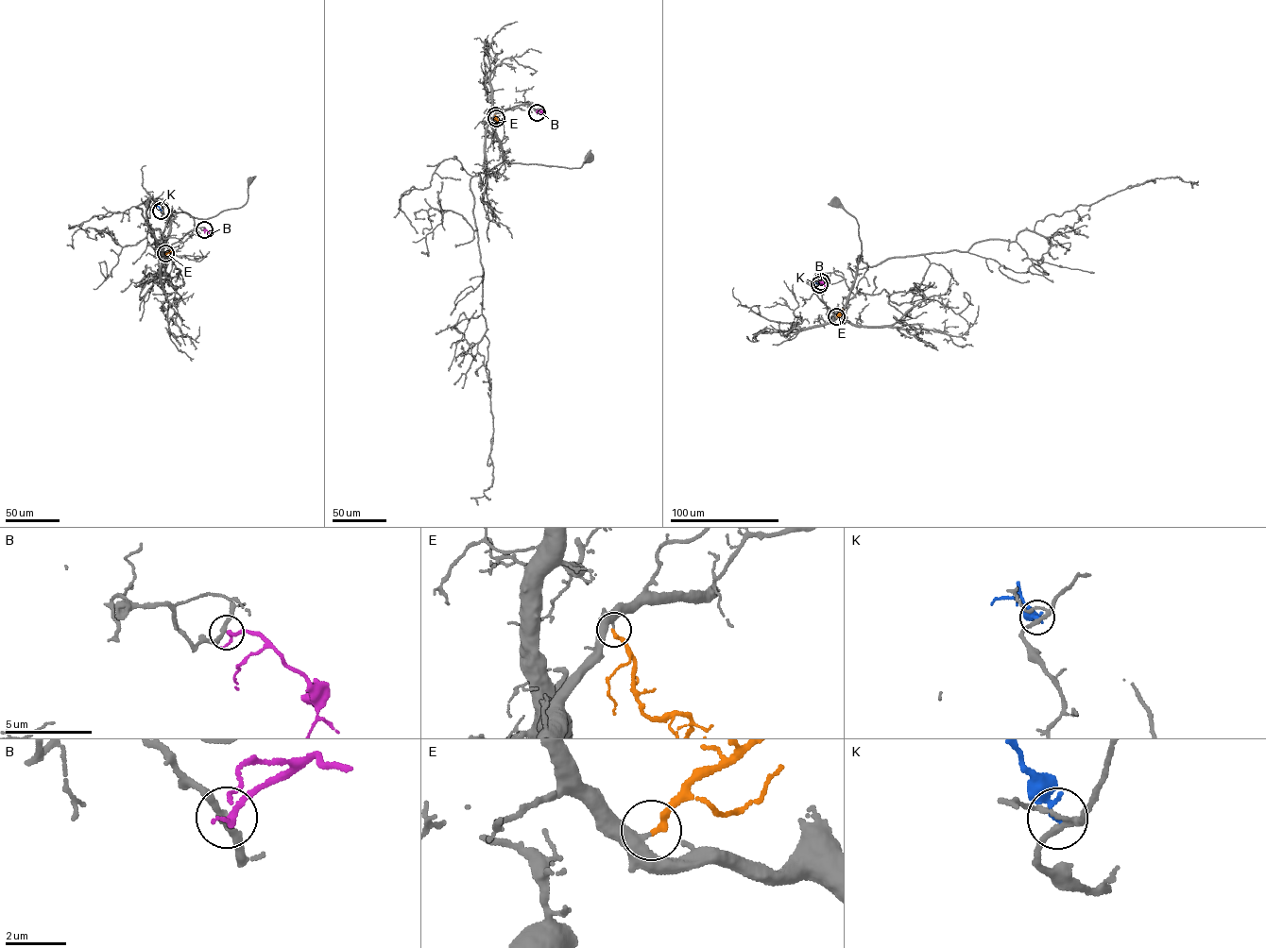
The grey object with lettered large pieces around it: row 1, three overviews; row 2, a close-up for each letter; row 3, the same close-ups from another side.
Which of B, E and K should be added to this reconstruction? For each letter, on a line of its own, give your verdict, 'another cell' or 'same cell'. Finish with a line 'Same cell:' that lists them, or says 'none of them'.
B: another cell
E: same cell
K: another cell
Same cell: E

